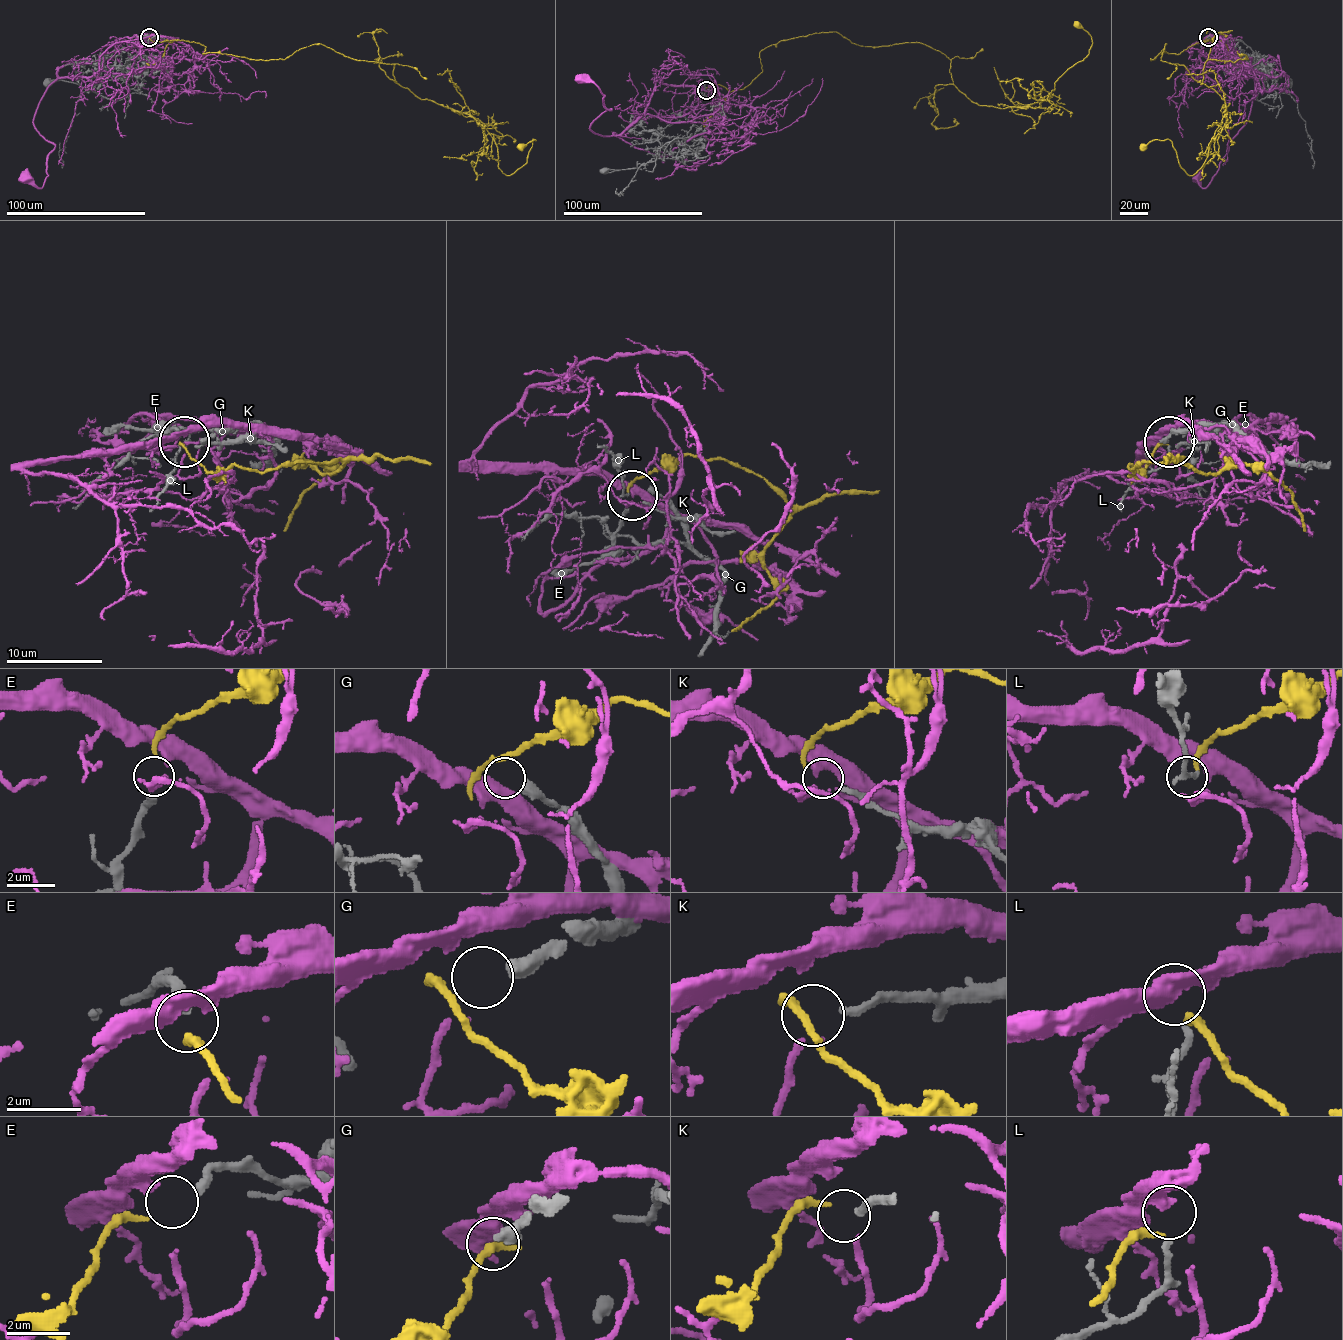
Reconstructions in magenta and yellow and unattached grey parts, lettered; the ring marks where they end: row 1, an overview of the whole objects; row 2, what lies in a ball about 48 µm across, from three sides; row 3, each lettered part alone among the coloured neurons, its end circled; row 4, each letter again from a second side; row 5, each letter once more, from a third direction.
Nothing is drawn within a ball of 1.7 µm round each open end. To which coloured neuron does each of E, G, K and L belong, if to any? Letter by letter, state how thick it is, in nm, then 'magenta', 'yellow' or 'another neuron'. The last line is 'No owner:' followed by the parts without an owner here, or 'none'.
E: 320 nm | yellow
G: 440 nm | another neuron
K: 200 nm | another neuron
L: 180 nm | another neuron
No owner: G, K, L

